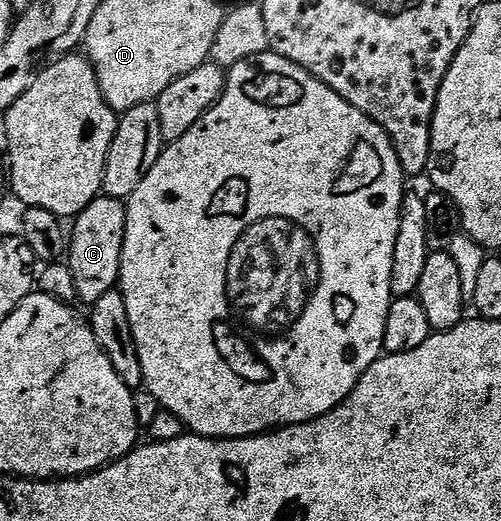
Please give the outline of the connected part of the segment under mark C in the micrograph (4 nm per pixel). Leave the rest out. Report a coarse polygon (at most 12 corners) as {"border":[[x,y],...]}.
{"border":[[104,194],[72,221],[67,263],[91,306],[121,279],[127,214]]}

